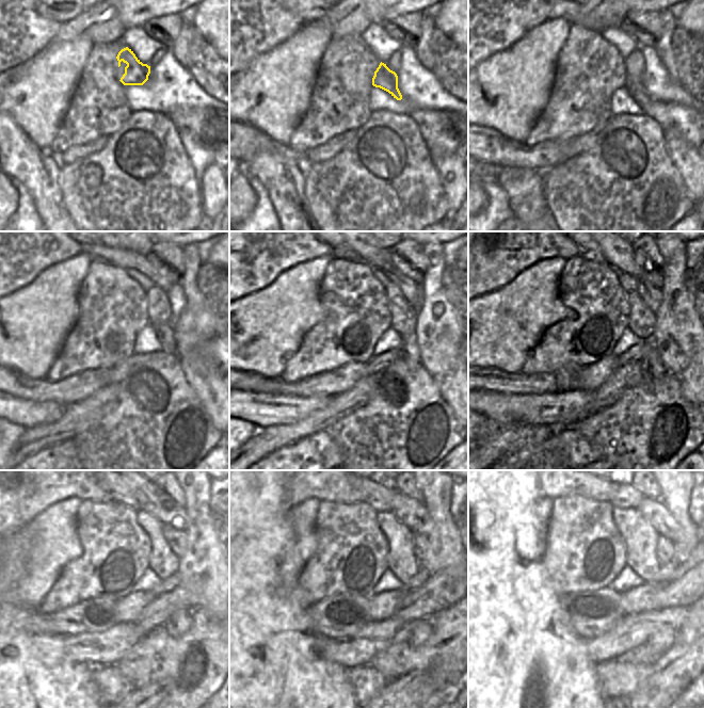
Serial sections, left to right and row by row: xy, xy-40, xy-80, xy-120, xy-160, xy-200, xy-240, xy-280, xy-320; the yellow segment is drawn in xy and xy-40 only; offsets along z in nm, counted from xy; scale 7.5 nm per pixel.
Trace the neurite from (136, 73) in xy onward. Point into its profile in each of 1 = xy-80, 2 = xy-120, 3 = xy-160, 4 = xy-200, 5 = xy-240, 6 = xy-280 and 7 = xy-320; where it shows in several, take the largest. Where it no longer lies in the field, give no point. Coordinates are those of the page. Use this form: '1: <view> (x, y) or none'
1: xy-80 (635, 86)
2: xy-120 (164, 333)
3: xy-160 (409, 343)
4: xy-200 (653, 370)
5: xy-240 (179, 623)
6: xy-280 (415, 632)
7: xy-320 (661, 641)

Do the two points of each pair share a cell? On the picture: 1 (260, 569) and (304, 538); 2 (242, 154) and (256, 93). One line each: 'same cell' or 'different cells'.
1: different cells
2: different cells

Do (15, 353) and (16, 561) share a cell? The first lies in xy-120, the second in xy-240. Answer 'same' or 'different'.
different

